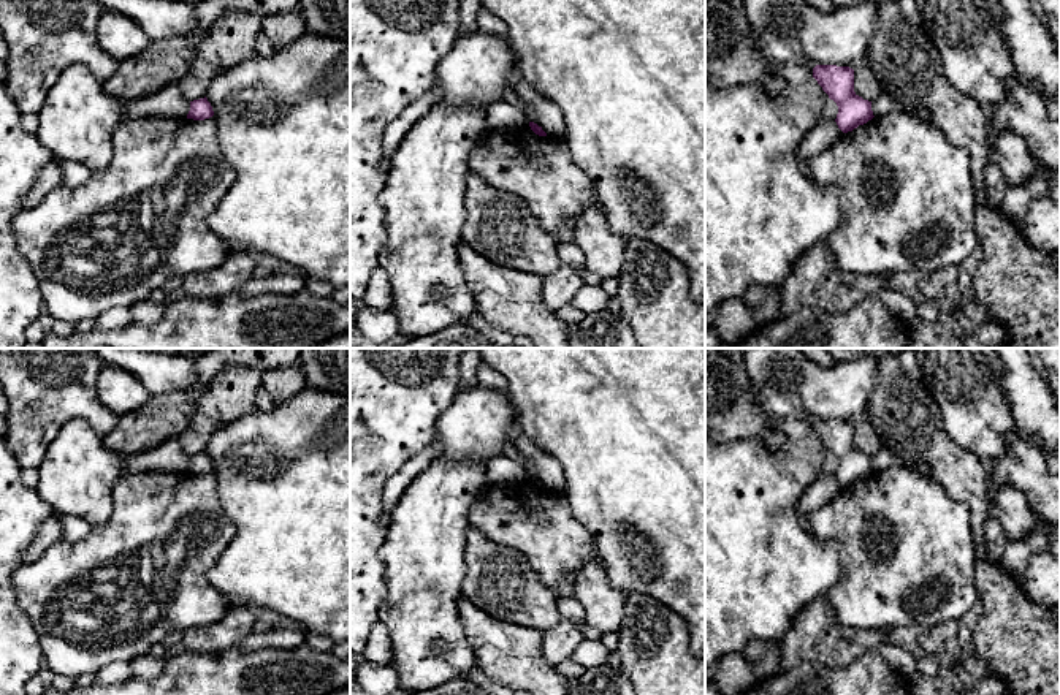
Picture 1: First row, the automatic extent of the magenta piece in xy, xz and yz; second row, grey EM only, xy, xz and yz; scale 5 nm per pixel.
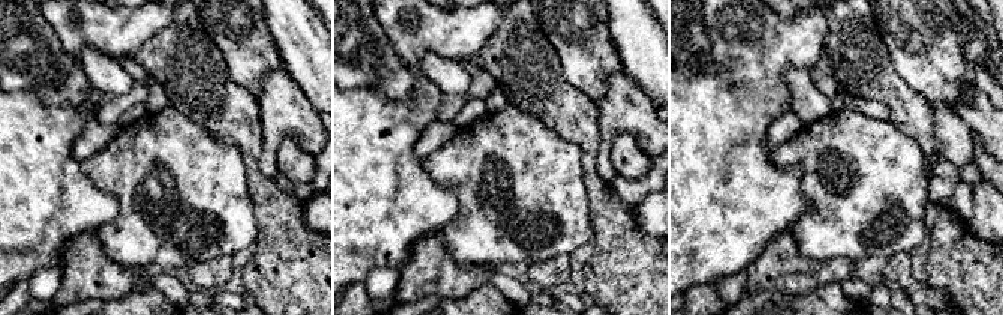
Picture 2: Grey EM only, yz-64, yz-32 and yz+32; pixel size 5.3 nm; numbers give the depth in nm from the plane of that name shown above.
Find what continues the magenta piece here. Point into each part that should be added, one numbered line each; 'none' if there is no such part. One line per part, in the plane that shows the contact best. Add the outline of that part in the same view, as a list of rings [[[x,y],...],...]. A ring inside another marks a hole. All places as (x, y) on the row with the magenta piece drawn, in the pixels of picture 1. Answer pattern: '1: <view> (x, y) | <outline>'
none

